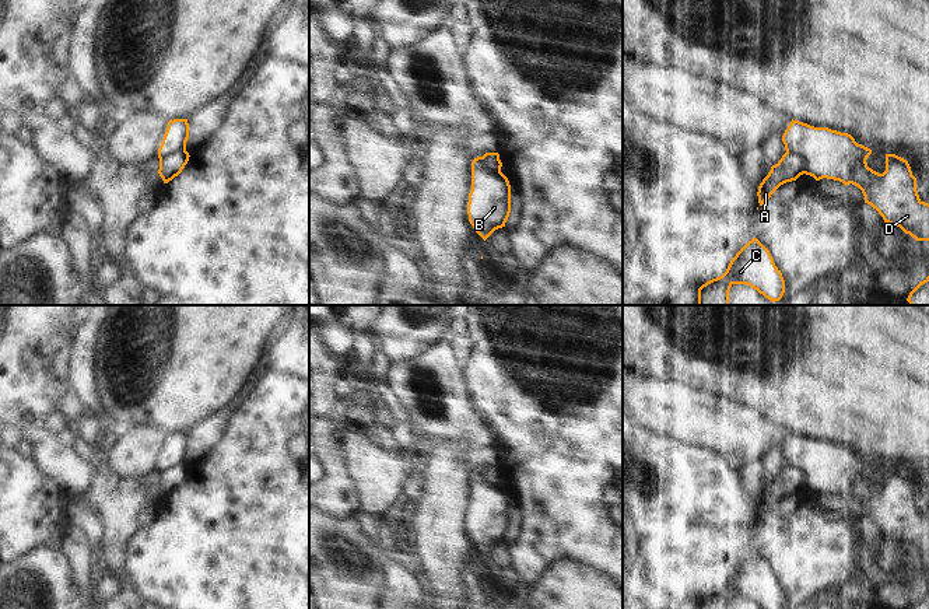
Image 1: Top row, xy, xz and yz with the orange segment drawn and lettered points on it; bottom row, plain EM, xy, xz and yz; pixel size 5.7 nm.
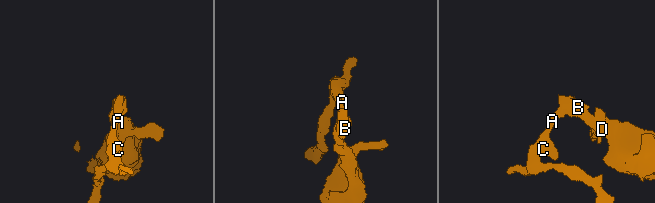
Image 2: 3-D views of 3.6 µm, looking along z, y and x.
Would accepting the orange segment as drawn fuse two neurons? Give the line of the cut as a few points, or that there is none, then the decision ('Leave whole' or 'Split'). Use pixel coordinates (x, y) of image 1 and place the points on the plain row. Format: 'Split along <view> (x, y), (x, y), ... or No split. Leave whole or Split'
Split along yz (786, 464), (803, 473), (805, 486). Split.

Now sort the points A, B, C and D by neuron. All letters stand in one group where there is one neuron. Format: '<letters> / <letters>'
A C / B D

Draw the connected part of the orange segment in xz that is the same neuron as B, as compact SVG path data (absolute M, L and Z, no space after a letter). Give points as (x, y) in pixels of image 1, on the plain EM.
M483 470L471 476L471 504L469 507L467 528L474 545L485 554L495 543L505 540L511 526L511 498L501 484L490 483Z

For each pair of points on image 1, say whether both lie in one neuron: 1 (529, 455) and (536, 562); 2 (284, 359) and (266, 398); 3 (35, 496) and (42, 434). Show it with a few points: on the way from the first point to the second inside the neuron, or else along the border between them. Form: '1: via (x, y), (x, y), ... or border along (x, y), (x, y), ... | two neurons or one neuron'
1: via (546, 482), (546, 535) | one neuron
2: border along (270, 367), (294, 377) | two neurons
3: border along (31, 455), (38, 468), (63, 487) | two neurons

